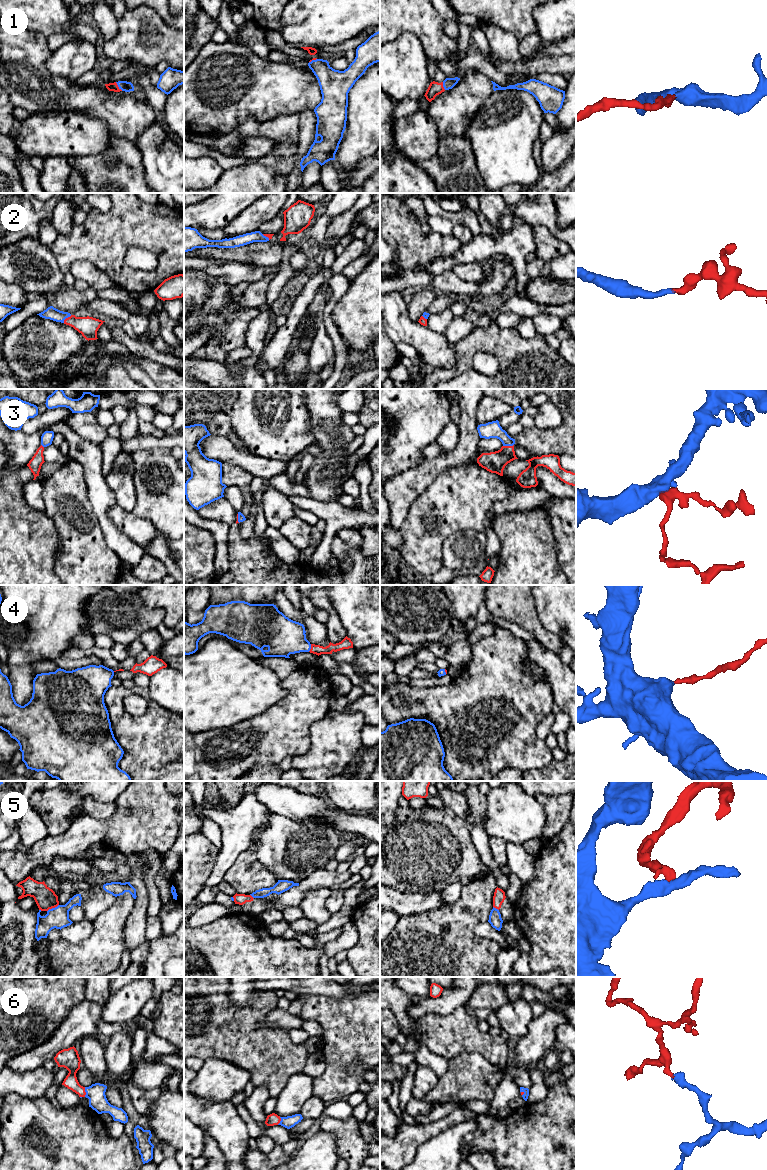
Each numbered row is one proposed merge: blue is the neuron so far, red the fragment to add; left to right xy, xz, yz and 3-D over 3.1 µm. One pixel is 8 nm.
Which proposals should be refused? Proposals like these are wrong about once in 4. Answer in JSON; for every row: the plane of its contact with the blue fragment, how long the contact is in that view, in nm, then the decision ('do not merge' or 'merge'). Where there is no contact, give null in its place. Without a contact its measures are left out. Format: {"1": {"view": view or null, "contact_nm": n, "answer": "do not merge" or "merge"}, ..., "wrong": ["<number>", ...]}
{"1": {"view": "xy", "contact_nm": 90, "answer": "merge"}, "2": {"view": "xy", "contact_nm": 90, "answer": "merge"}, "3": {"view": "yz", "contact_nm": 90, "answer": "merge"}, "4": {"view": "xz", "contact_nm": 70, "answer": "merge"}, "5": {"view": "xy", "contact_nm": 110, "answer": "do not merge"}, "6": {"view": "xy", "contact_nm": 80, "answer": "merge"}, "wrong": ["5"]}

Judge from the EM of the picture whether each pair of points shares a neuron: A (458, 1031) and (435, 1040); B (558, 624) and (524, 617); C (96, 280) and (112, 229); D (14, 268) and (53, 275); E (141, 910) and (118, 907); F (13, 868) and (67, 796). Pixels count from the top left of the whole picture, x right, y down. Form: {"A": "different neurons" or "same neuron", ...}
{"A": "same neuron", "B": "different neurons", "C": "different neurons", "D": "same neuron", "E": "different neurons", "F": "different neurons"}

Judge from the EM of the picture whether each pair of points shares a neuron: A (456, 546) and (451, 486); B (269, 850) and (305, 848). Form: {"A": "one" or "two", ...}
{"A": "two", "B": "one"}

